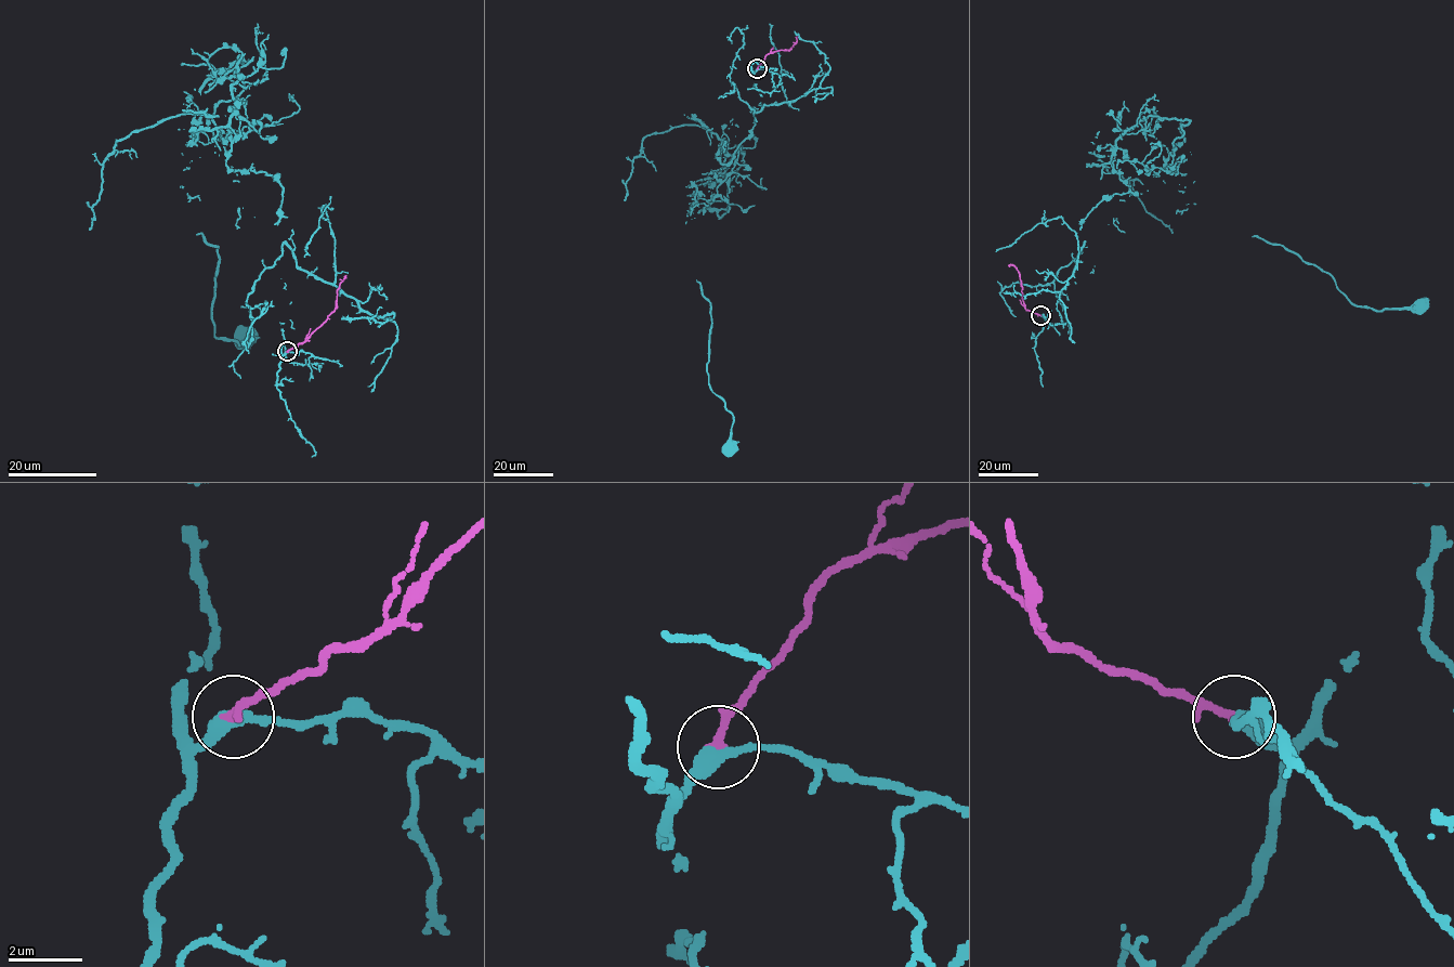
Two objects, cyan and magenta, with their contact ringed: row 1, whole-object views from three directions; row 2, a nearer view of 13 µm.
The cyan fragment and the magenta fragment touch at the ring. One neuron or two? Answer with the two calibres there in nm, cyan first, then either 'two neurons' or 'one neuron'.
360/170 nm | one neuron

